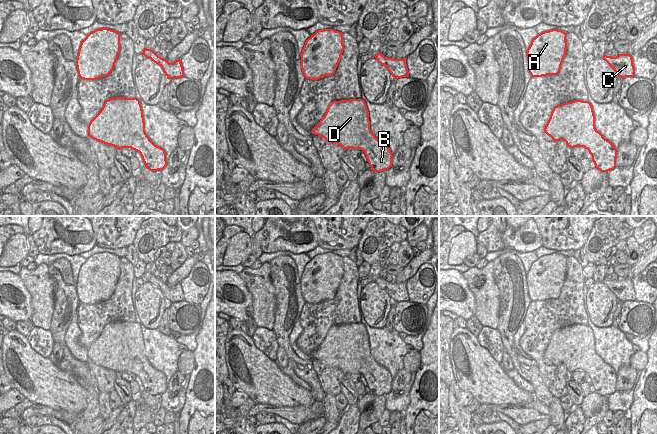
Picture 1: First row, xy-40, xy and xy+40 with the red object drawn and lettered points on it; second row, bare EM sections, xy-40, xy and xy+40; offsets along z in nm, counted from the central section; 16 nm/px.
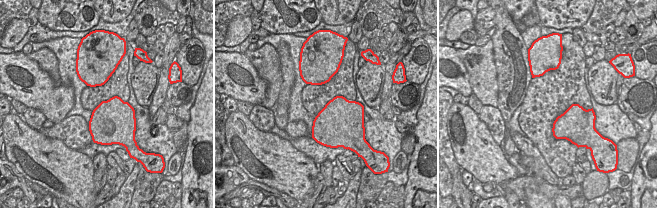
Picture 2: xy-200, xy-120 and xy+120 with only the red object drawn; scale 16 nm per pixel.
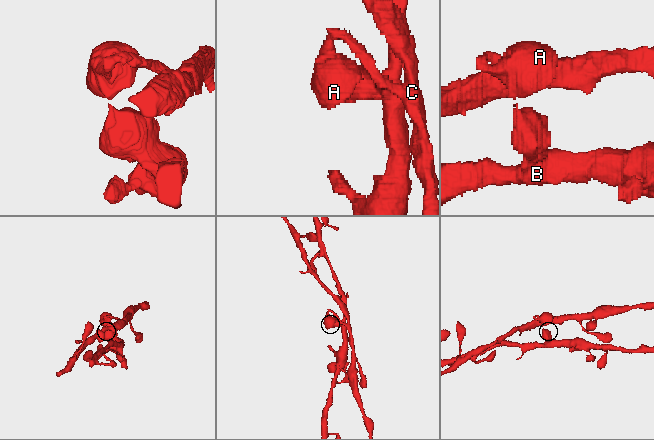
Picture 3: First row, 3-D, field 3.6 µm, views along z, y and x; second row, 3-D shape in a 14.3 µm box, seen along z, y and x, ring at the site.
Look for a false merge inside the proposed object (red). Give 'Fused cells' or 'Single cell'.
Single cell.

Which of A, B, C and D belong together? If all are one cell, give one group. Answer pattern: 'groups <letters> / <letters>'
groups A B C D

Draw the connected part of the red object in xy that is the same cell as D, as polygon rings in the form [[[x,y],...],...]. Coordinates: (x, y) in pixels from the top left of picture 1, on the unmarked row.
[[[363,323],[331,326],[312,358],[336,367],[345,374],[362,374],[374,396],[392,391],[392,376],[371,355],[369,336]]]

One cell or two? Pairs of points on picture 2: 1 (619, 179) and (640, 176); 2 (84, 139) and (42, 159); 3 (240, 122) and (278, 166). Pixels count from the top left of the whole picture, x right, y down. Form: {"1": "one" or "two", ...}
{"1": "two", "2": "two", "3": "one"}

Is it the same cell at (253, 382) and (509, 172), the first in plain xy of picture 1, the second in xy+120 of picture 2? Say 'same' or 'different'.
same

